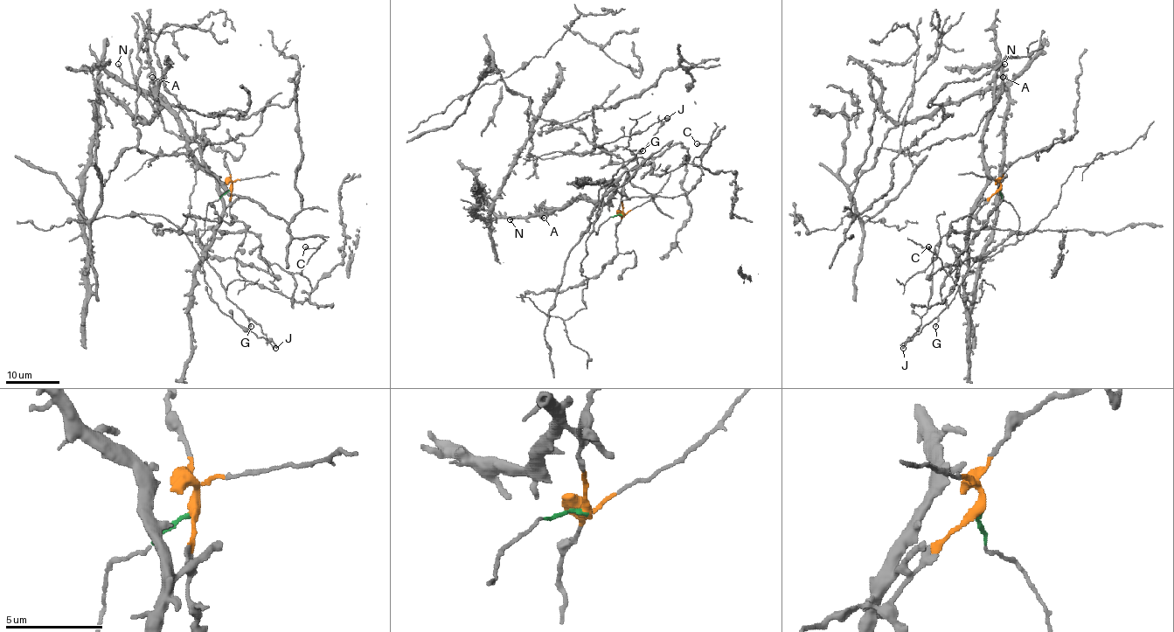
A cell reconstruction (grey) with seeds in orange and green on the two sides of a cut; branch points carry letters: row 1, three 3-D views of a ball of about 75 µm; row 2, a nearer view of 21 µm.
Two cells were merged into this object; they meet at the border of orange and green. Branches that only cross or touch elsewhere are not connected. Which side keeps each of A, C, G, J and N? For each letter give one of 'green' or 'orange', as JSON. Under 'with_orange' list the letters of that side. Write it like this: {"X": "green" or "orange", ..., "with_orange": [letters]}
{"A": "orange", "C": "orange", "G": "green", "J": "green", "N": "orange", "with_orange": ["A", "C", "N"]}

